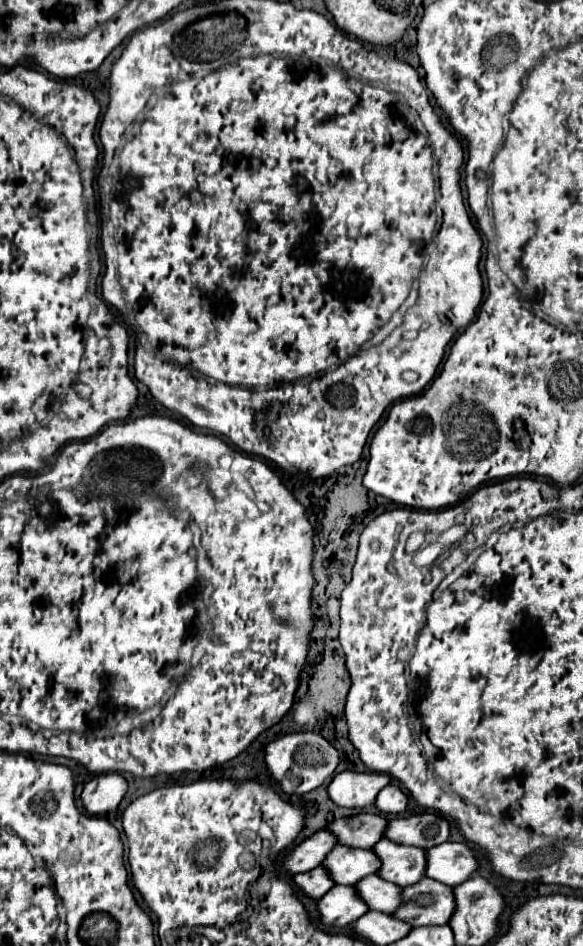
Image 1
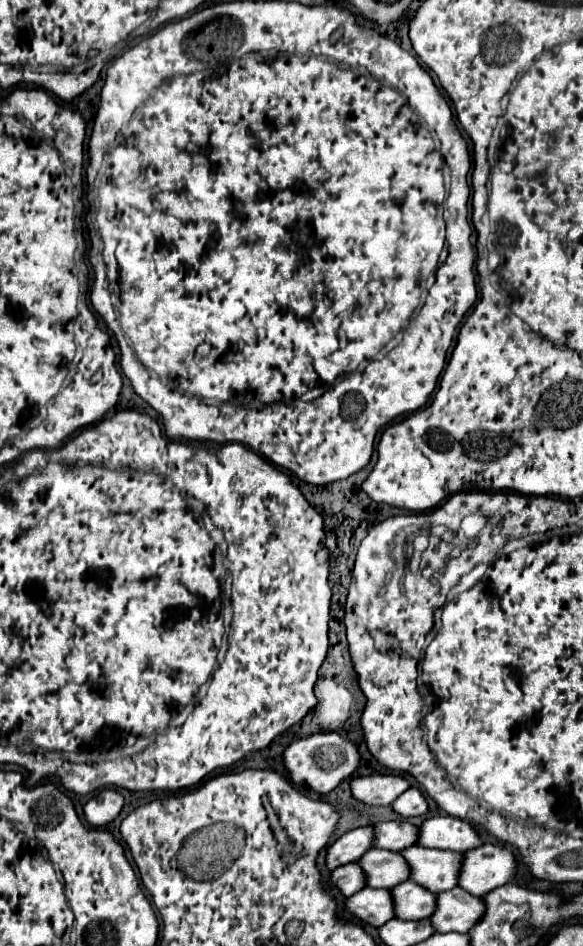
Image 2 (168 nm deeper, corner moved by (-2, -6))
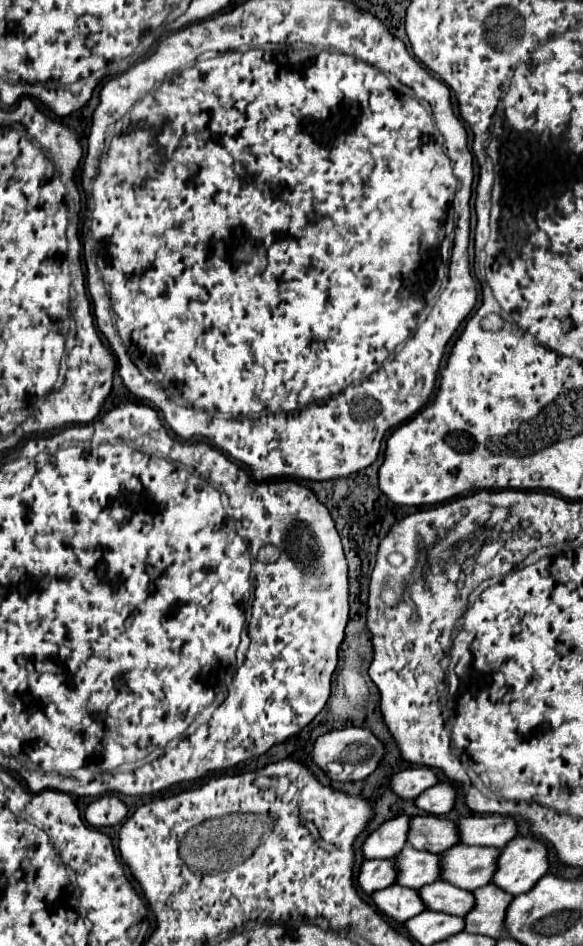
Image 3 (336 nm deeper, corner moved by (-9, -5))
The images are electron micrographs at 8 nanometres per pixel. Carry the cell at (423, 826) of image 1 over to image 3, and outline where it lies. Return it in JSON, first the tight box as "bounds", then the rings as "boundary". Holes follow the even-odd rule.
{"bounds":[455,816,517,848],"boundary":[[[469,816],[469,818],[461,818],[455,822],[457,826],[457,836],[459,836],[459,844],[465,846],[495,846],[495,848],[503,848],[505,842],[509,842],[511,838],[517,836],[517,824],[511,816]]]}

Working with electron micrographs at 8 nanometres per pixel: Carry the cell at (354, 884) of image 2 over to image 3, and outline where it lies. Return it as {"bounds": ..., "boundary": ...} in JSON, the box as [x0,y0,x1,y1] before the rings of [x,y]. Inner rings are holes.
{"bounds":[357,860,395,894],"boundary":[[[363,860],[357,882],[359,888],[367,894],[387,888],[395,880],[395,864],[393,860]]]}

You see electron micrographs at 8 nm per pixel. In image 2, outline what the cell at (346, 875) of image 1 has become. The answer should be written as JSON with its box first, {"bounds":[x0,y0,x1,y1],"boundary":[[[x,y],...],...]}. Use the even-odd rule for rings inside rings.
{"bounds":[358,847,410,889],"boundary":[[[374,847],[358,861],[358,865],[366,873],[368,887],[392,889],[396,887],[396,883],[404,883],[410,879],[410,867],[406,859],[396,851]]]}

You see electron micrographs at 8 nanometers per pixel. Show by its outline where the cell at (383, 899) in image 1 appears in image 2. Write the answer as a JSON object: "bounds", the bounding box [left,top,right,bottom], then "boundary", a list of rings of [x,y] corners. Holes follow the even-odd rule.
{"bounds":[392,881,436,919],"boundary":[[[414,881],[396,885],[392,897],[398,919],[426,919],[436,909],[436,893],[426,891]]]}

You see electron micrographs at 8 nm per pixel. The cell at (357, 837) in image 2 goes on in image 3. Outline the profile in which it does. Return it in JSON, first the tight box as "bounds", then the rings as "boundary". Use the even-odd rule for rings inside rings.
{"bounds":[361,816,409,858],"boundary":[[[399,816],[383,822],[375,832],[371,832],[361,844],[361,854],[365,858],[393,858],[407,842],[409,816]]]}

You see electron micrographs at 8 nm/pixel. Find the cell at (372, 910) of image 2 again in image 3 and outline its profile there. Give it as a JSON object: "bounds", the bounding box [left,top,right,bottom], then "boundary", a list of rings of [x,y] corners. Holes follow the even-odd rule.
{"bounds":[371,884,425,922],"boundary":[[[399,884],[387,886],[371,894],[375,906],[395,922],[407,922],[409,918],[417,916],[425,910],[423,902],[419,902],[419,894],[411,888],[403,888]]]}

